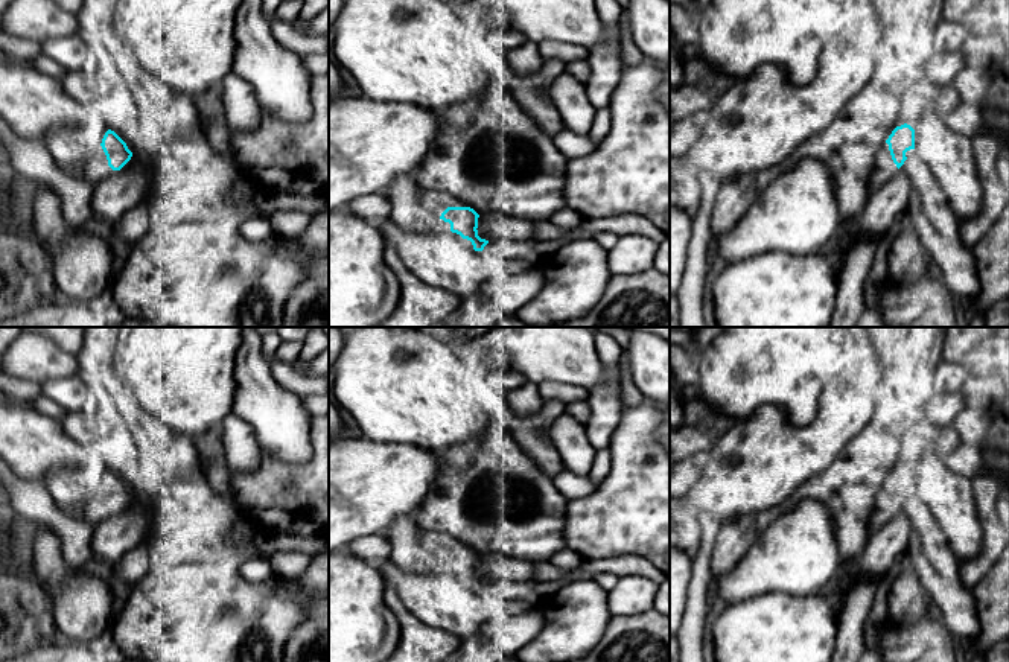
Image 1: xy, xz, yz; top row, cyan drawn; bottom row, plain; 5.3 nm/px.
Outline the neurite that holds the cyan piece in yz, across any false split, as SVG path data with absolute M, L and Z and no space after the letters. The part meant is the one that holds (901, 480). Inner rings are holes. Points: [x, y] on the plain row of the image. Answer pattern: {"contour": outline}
{"contour": "M904 464L896 467L883 484L883 492L877 501L869 536L874 536L883 525L892 520L907 501L906 493L915 490L915 470Z"}

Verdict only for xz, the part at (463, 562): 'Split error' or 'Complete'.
Split error

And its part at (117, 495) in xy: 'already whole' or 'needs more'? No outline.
needs more

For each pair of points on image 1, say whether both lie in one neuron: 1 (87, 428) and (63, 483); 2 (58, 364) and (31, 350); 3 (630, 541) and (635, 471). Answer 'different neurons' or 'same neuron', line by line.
1: different neurons
2: same neuron
3: same neuron

